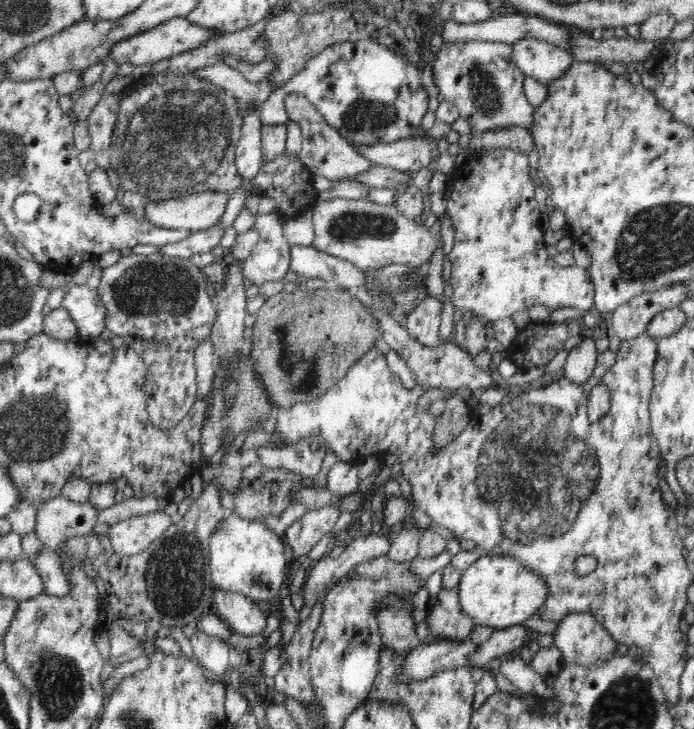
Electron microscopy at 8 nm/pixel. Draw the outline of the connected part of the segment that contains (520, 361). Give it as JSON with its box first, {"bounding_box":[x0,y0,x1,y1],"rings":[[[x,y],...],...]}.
{"bounding_box":[508,321,568,370],"rings":[[[530,321],[516,334],[508,348],[508,358],[516,363],[519,370],[547,365],[557,351],[564,348],[563,344],[568,338],[567,325],[568,322],[558,325]]]}

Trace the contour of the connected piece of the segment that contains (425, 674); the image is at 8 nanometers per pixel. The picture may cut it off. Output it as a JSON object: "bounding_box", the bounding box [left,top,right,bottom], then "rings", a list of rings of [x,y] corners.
{"bounding_box":[394,641,479,683],"rings":[[[447,641],[439,644],[424,644],[412,649],[401,667],[401,672],[394,674],[400,683],[424,680],[434,676],[440,670],[452,670],[466,667],[469,657],[479,646],[473,643],[463,644]]]}

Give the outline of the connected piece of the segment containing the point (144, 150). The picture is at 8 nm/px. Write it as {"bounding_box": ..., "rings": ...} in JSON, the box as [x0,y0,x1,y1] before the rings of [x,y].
{"bounding_box":[106,68,243,201],"rings":[[[168,68],[163,72],[151,73],[138,80],[135,80],[130,86],[128,86],[125,92],[122,94],[119,104],[119,113],[117,114],[116,124],[113,130],[112,143],[111,143],[111,168],[108,168],[106,174],[108,180],[114,190],[120,188],[120,192],[126,192],[126,194],[138,194],[144,196],[145,200],[150,201],[166,201],[175,198],[188,199],[194,193],[200,192],[222,192],[229,194],[232,191],[236,191],[241,188],[243,179],[236,174],[235,160],[236,153],[235,148],[239,144],[241,138],[241,128],[243,125],[243,118],[238,113],[238,108],[242,104],[241,99],[234,97],[232,93],[226,93],[224,89],[214,85],[208,80],[203,80],[196,76],[194,71],[188,71],[187,73],[179,73]]]}

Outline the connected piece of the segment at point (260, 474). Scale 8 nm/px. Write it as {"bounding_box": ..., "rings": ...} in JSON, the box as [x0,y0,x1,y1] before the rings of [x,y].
{"bounding_box":[233,462,306,522],"rings":[[[260,462],[243,468],[243,475],[239,489],[235,492],[233,513],[242,518],[263,522],[262,518],[268,516],[280,516],[283,510],[290,504],[290,490],[305,486],[306,478],[294,471],[272,469],[265,467]]]}

